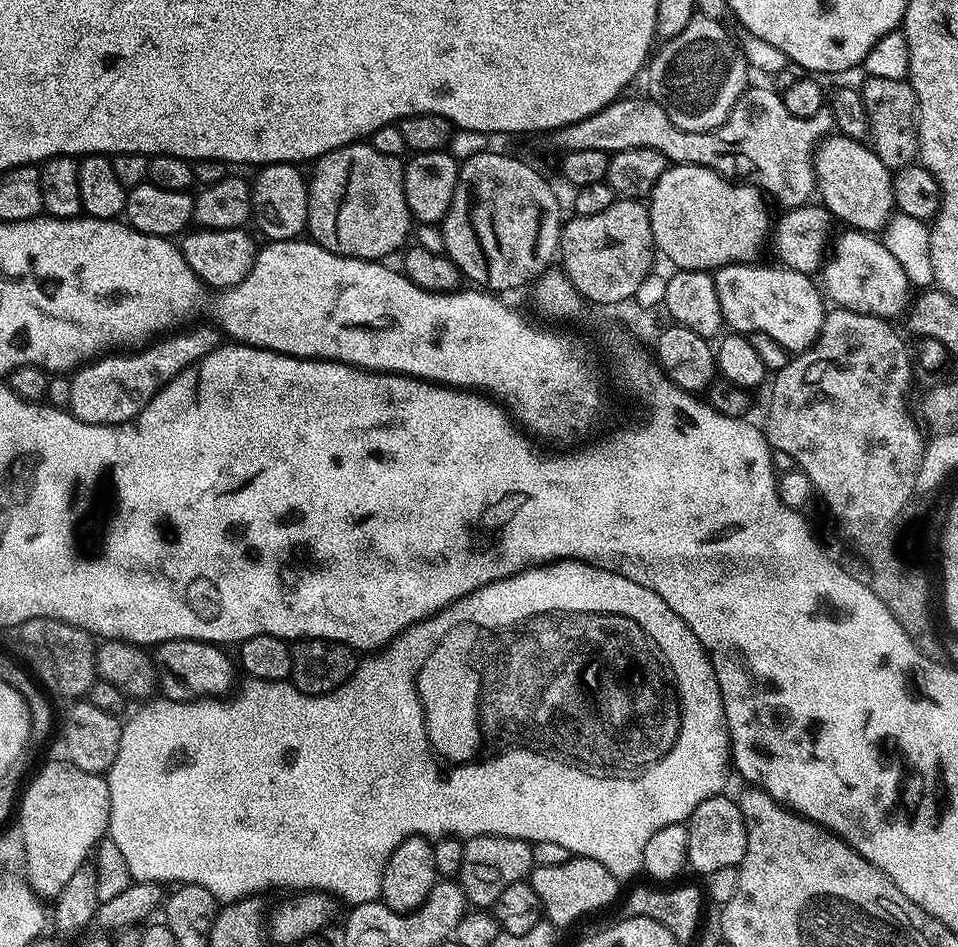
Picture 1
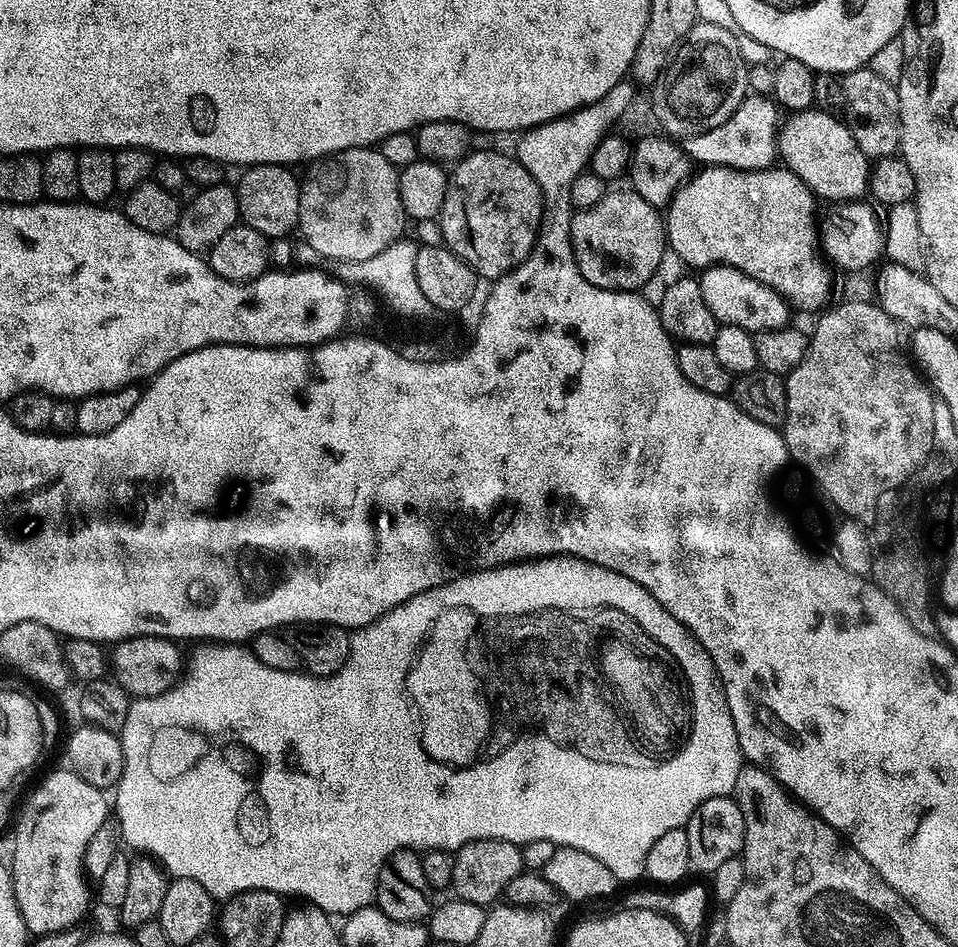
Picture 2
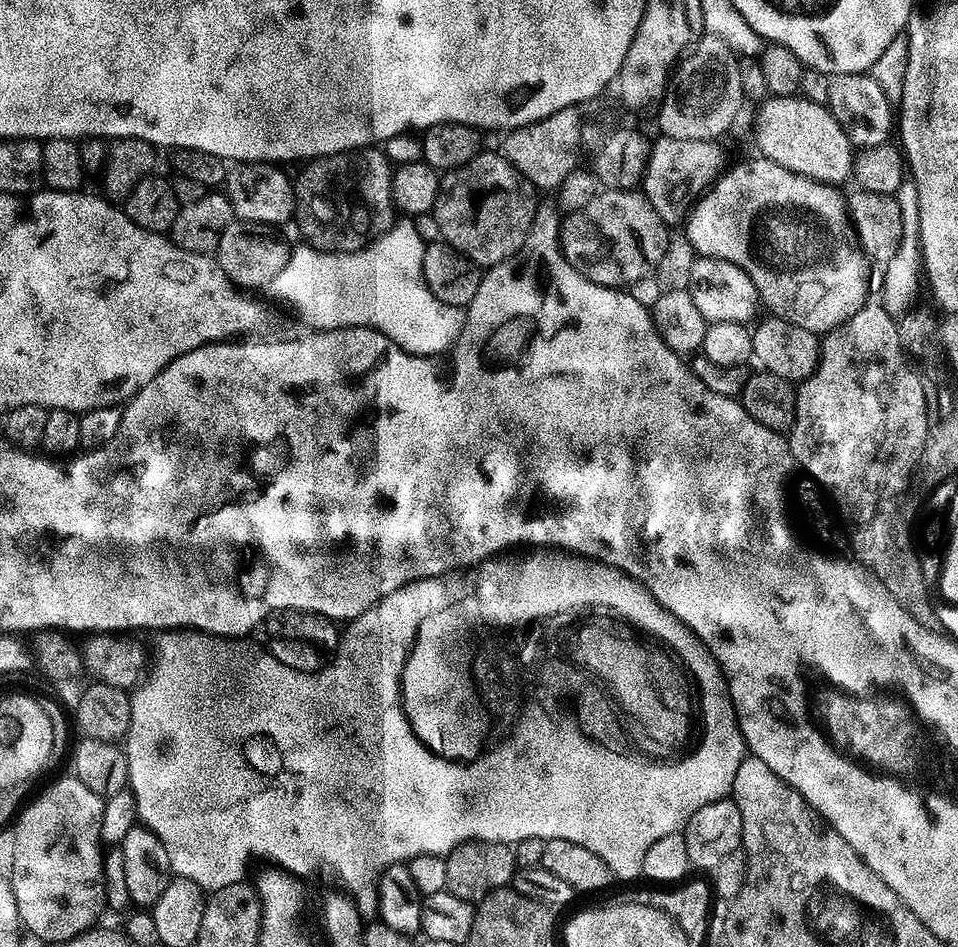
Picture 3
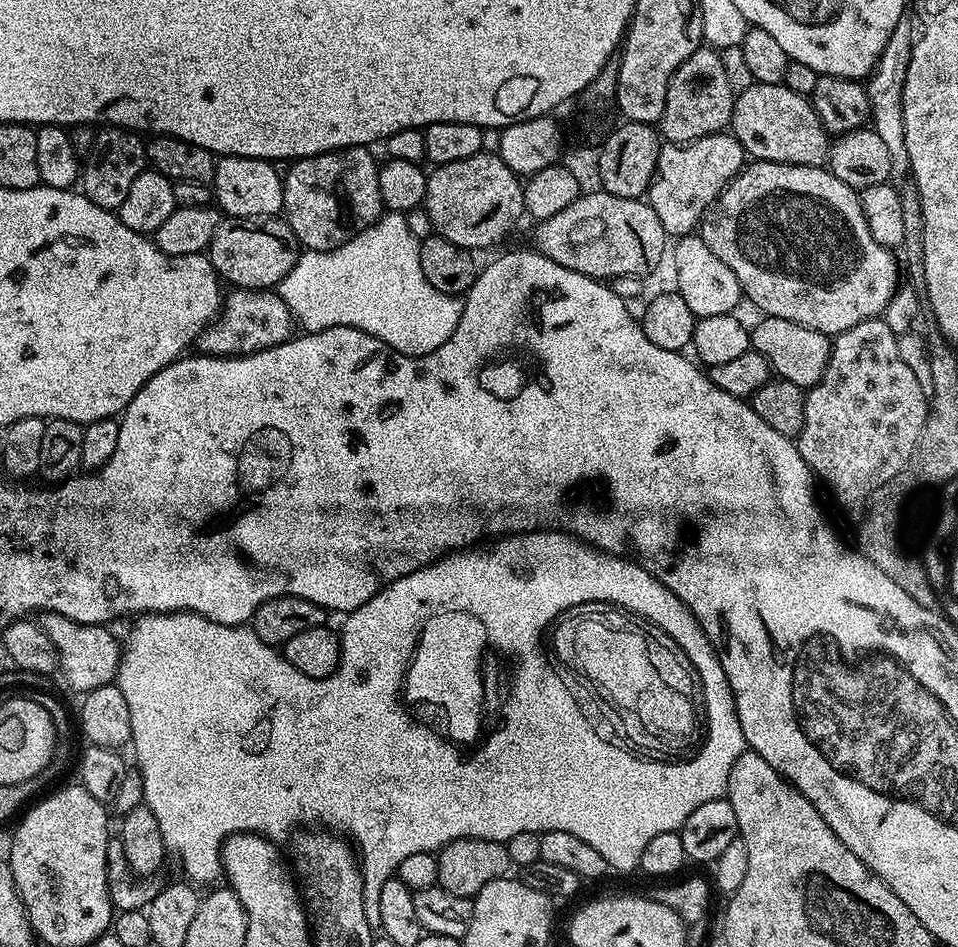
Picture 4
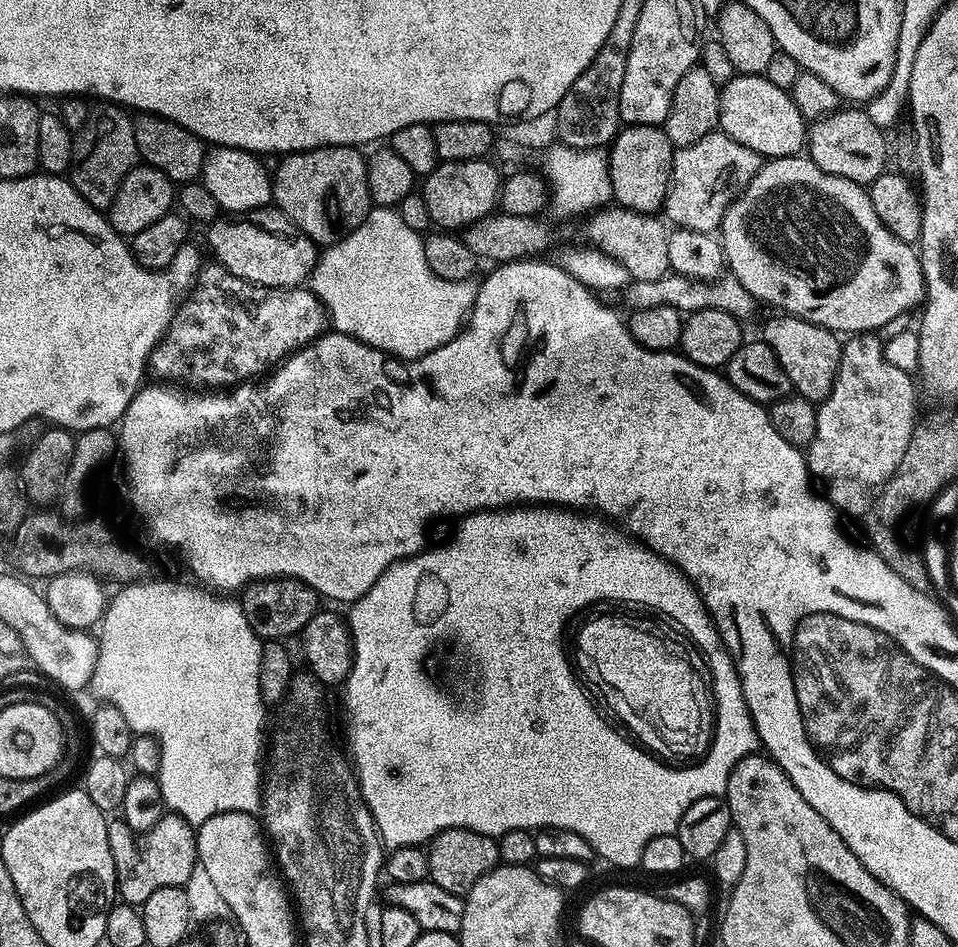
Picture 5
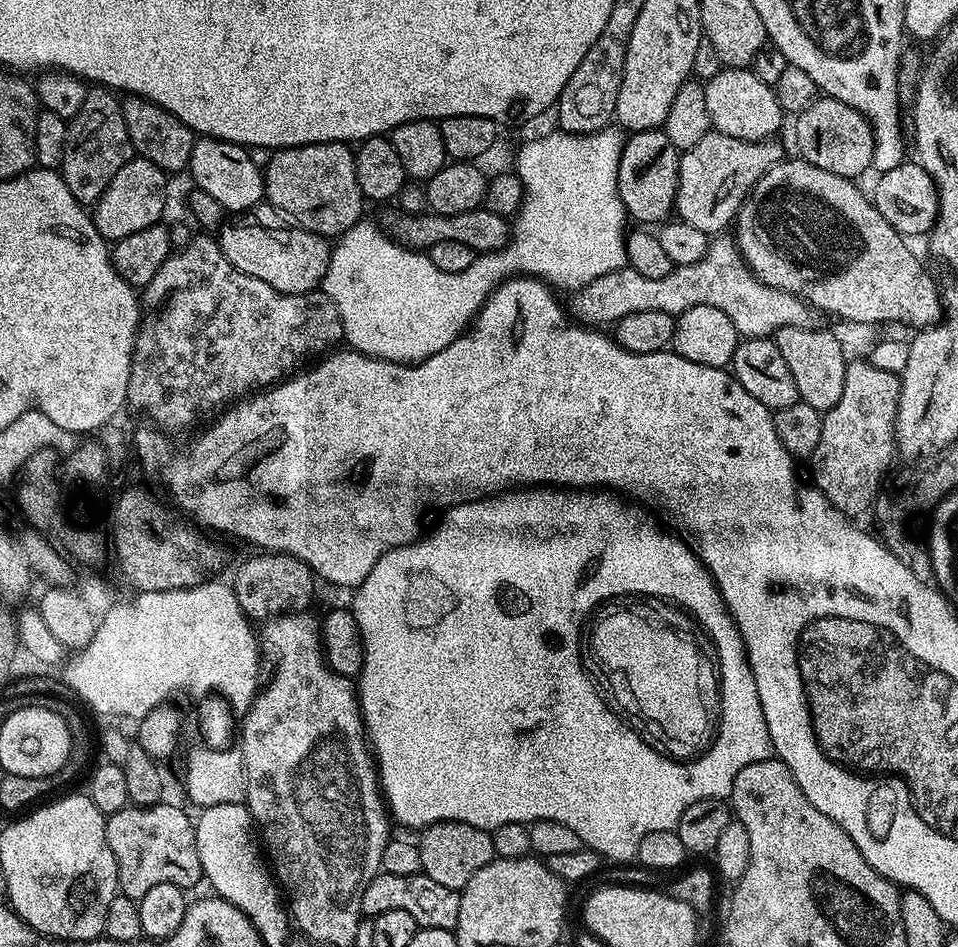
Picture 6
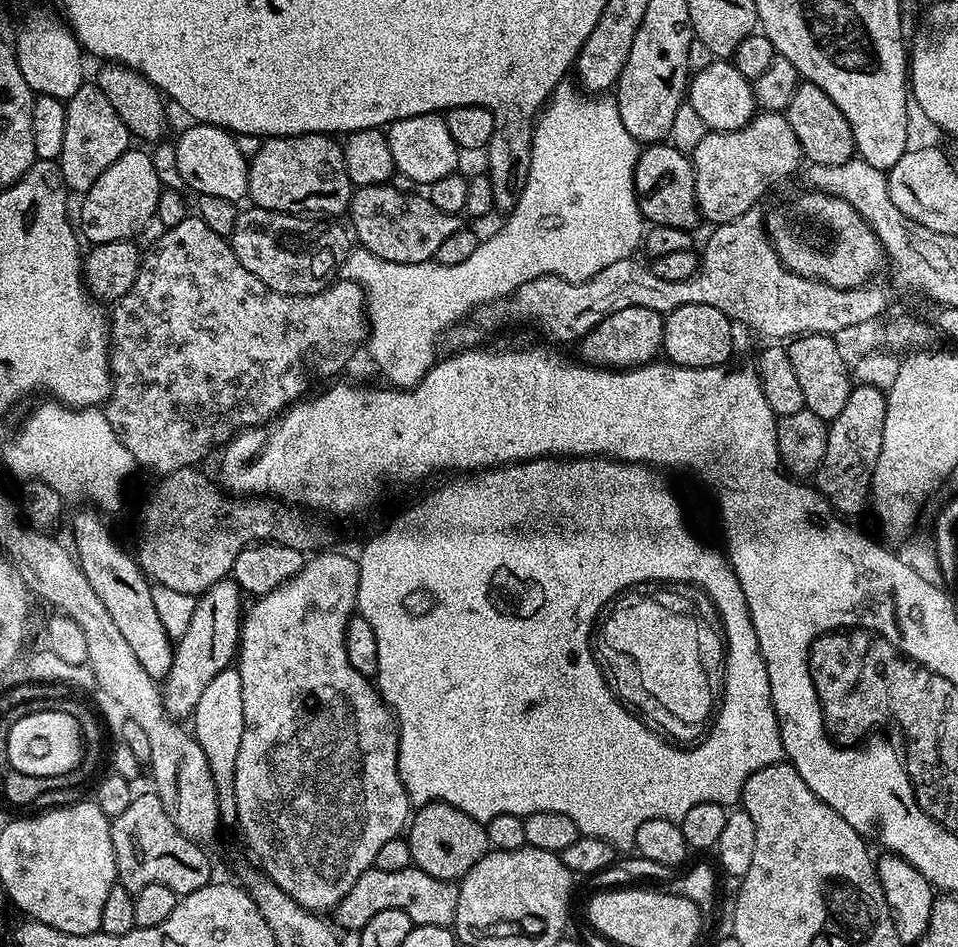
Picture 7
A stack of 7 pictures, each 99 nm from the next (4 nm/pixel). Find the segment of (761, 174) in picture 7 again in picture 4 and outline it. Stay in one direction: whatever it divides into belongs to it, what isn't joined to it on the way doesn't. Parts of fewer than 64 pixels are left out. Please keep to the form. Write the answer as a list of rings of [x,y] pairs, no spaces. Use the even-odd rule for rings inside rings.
[[[727,131],[716,132],[688,144],[661,143],[658,166],[646,193],[646,203],[658,214],[665,233],[679,238],[695,233],[728,183],[745,167],[746,153],[736,137]]]

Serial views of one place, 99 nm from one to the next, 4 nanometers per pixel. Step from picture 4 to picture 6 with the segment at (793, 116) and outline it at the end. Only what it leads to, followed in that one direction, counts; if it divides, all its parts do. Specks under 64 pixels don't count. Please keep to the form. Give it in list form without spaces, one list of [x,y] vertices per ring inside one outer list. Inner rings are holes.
[[[721,67],[719,71],[717,76],[710,77],[704,84],[706,110],[710,110],[710,122],[713,129],[722,134],[730,134],[730,138],[738,138],[739,140],[767,140],[775,137],[780,123],[786,120],[786,113],[780,108],[775,87],[762,82],[762,78],[758,78],[756,73],[748,68]]]

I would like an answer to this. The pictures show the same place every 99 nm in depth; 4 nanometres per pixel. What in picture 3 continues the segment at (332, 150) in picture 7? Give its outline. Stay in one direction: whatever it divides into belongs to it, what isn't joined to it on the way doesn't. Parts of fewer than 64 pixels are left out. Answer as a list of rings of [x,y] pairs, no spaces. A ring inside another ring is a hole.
[[[376,146],[370,148],[357,148],[351,152],[339,152],[333,156],[319,156],[316,160],[307,161],[307,163],[300,169],[300,176],[294,181],[296,190],[296,210],[294,213],[294,220],[295,223],[300,223],[300,232],[305,236],[301,237],[303,237],[311,247],[318,249],[319,252],[357,252],[357,250],[372,243],[372,241],[376,240],[382,234],[389,232],[398,216],[396,205],[392,203],[393,171],[393,165],[389,164],[383,151]]]

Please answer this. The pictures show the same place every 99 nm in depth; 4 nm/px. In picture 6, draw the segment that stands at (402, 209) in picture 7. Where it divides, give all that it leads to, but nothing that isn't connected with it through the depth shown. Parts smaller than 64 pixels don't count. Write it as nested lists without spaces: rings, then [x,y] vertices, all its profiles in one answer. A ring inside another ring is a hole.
[[[483,206],[470,210],[466,214],[454,214],[453,216],[439,216],[437,212],[428,210],[423,215],[406,213],[401,210],[394,211],[392,217],[386,223],[387,231],[392,239],[399,240],[406,248],[427,250],[438,246],[438,242],[462,242],[470,246],[477,254],[482,252],[497,252],[508,242],[510,224],[507,219],[494,214]]]

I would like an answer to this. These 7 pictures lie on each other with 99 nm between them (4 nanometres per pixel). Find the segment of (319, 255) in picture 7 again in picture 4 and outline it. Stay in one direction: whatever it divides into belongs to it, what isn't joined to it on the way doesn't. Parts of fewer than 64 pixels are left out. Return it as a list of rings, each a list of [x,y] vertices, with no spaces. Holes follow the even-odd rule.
[[[228,216],[221,219],[218,230],[214,230],[206,255],[221,281],[228,283],[229,280],[229,285],[238,288],[272,290],[286,274],[290,274],[301,251],[287,219],[280,216]]]

